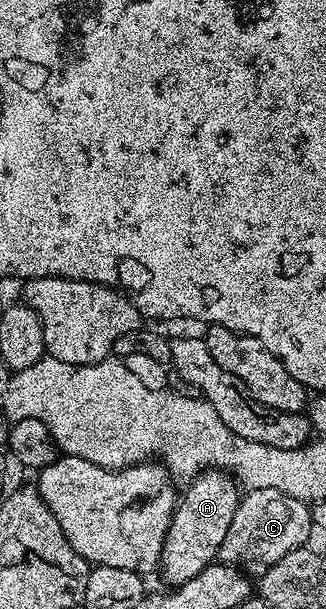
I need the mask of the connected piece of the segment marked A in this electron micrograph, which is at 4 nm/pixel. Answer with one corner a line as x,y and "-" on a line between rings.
222,469
200,471
190,480
187,492
176,502
171,524
165,535
165,545
159,558
158,570
163,571
164,584
178,585
196,577
216,562
225,533
233,525
233,513
241,498
241,488
228,472

